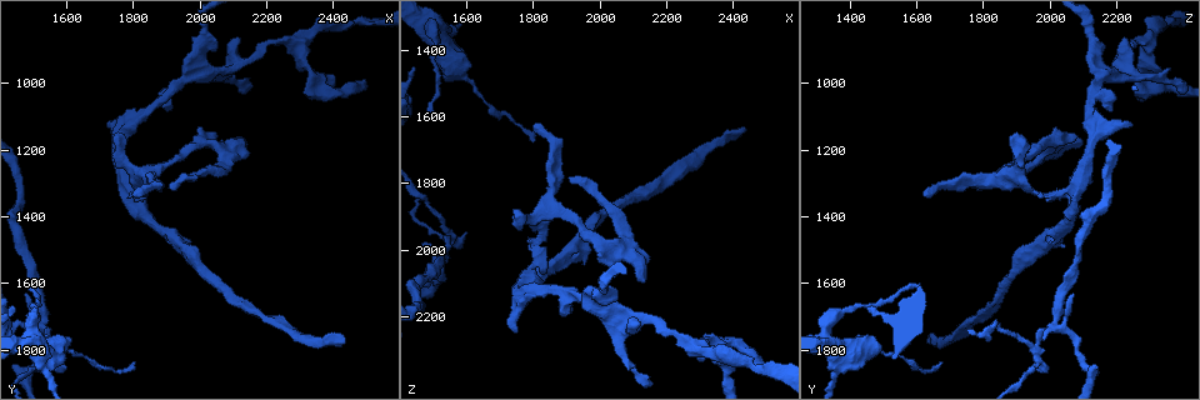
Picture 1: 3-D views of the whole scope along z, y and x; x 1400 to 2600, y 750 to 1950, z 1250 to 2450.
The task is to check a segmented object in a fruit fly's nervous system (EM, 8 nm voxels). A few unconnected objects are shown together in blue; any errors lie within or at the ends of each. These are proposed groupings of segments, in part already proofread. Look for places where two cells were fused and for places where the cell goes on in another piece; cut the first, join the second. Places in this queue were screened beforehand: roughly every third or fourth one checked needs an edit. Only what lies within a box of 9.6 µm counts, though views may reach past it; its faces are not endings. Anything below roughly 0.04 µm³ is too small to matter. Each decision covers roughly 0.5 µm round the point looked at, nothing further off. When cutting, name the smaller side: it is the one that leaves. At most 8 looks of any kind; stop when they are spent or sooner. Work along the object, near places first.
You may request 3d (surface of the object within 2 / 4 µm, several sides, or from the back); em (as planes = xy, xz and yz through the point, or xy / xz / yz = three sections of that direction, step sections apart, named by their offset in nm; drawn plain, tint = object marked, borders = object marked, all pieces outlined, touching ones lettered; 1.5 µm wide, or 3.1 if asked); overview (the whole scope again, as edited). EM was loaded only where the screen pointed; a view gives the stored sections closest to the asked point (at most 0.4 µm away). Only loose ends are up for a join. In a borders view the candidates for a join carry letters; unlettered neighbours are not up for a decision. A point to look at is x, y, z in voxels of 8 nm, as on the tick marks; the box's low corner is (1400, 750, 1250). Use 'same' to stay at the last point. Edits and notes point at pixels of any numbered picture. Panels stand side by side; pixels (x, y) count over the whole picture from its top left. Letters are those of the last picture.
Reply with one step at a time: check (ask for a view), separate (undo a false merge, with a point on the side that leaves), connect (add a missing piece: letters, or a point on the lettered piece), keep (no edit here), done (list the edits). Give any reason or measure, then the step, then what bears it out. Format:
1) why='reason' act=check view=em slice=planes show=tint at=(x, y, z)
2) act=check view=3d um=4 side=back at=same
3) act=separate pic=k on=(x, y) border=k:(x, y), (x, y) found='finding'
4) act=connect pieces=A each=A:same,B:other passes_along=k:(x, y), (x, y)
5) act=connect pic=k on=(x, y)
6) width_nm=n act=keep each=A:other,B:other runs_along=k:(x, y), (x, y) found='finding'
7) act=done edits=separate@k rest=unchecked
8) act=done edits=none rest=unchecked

why='an open end' act=check view=em slice=xz step=4 show=borders at=(1740, 1120, 2240)

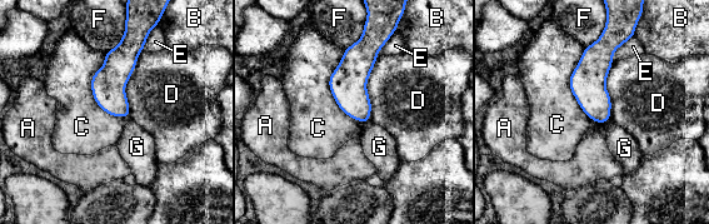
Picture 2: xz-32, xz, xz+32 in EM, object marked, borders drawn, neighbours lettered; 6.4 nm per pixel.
longest_contact=D:460nm act=keep each=A:other,B:other,C:other,D:other,E:other,F:other,G:other found='none of them fits'

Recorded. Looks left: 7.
why='abrupt turn' act=check view=em slice=xy step=8 show=borders at=(1560, 1820, 1970)

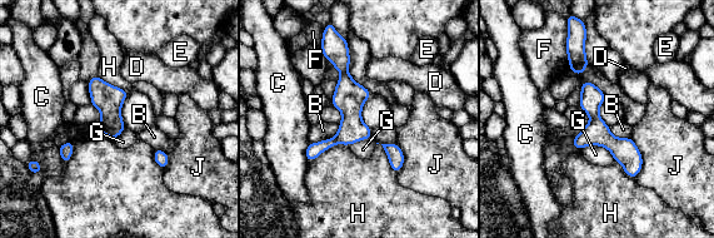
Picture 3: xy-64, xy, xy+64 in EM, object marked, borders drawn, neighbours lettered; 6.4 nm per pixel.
width_nm=150 act=separate pic=3 on=(349, 97) each=B:other,C:other,D:other,E:other,F:other,G:other,H:other,J:other part_leaving=3:(585, 84), (597, 128), (633, 174) found='a second cell is stuck on'

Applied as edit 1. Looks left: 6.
act=check view=overview

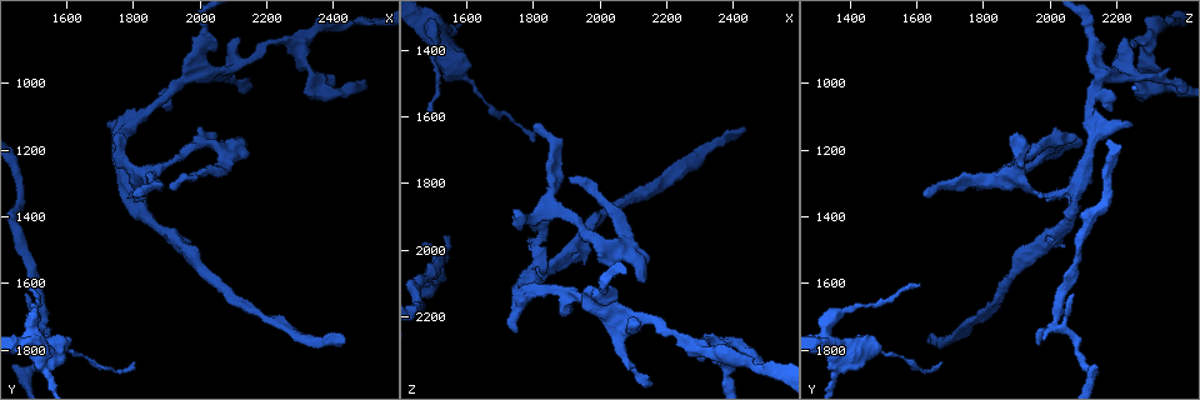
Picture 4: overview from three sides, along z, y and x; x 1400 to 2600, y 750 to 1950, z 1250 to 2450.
why='three-way junction' act=check view=3d um=4 at=(1530, 1870, 1350)

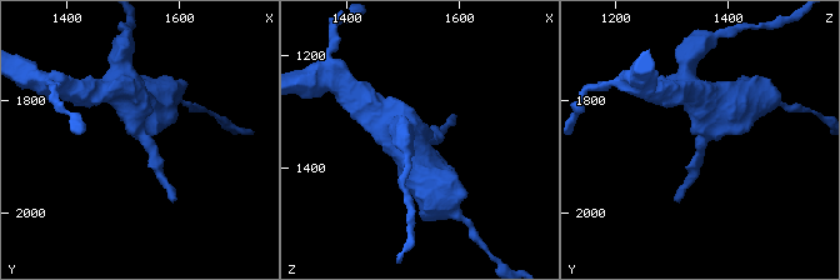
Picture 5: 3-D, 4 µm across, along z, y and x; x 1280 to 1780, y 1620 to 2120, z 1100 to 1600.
arms=3 act=check view=em slice=planes show=plain at=(1535, 1860, 1355)

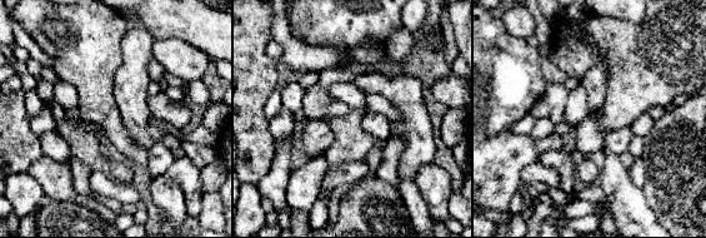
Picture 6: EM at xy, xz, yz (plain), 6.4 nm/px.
act=check view=em slice=planes show=borders at=same

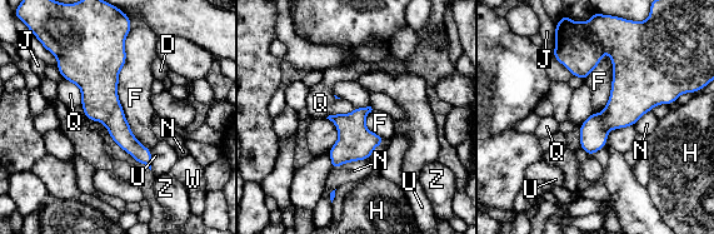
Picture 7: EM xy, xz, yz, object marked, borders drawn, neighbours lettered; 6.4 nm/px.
longest_contact=F:800nm act=keep each=D:other,F:other,H:other,J:other,N:other,Q:other,U:other,W:other,Z:other runs_along=7:(110, 41), (106, 109), (148, 162) found='all the same cell'

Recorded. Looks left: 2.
act=done edits=separate@3 rest=unchecked

